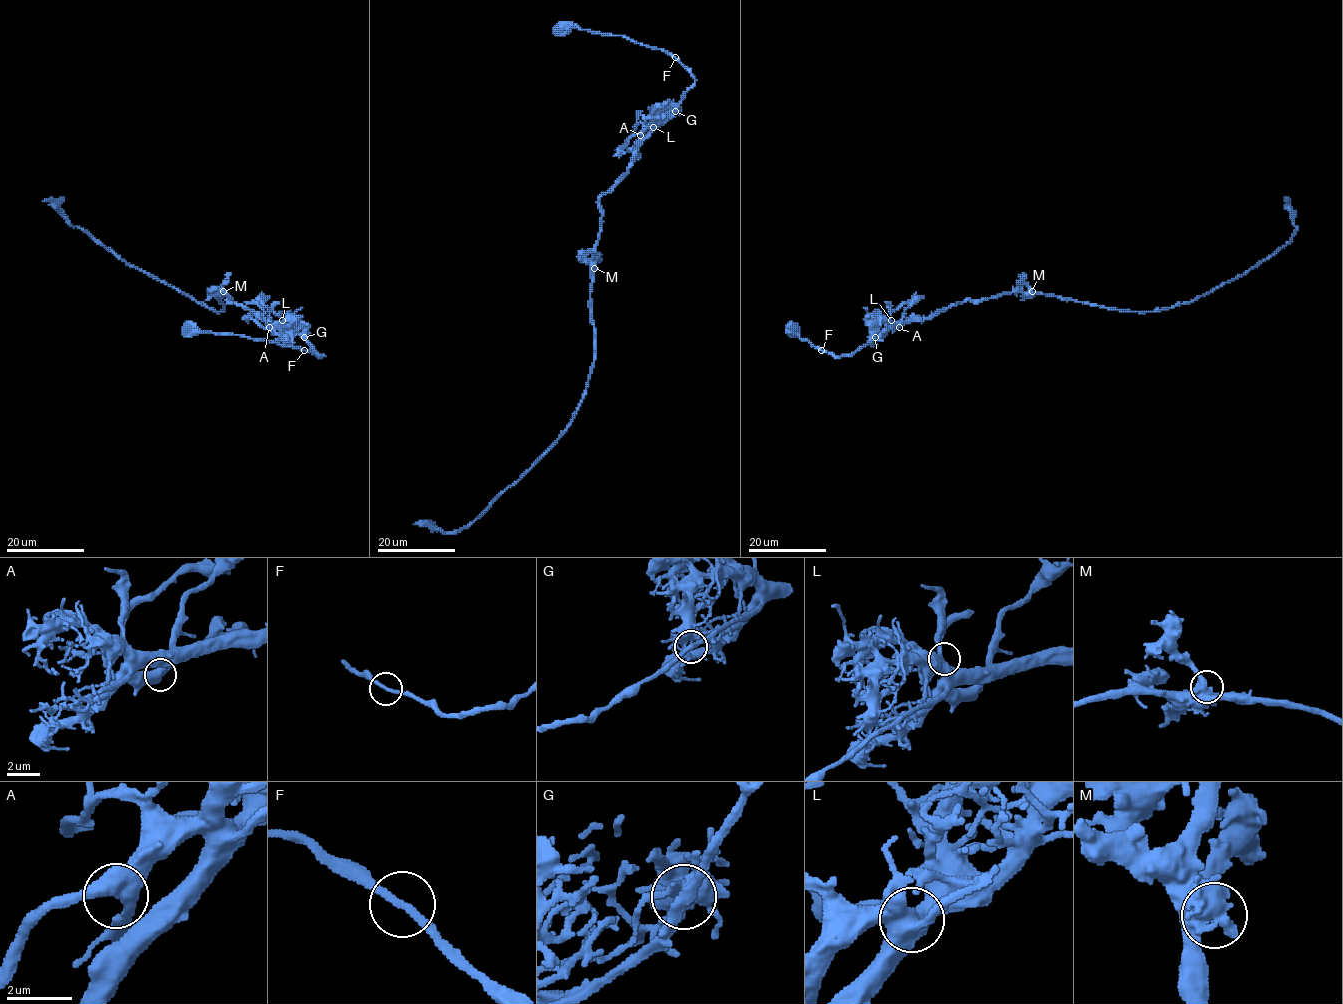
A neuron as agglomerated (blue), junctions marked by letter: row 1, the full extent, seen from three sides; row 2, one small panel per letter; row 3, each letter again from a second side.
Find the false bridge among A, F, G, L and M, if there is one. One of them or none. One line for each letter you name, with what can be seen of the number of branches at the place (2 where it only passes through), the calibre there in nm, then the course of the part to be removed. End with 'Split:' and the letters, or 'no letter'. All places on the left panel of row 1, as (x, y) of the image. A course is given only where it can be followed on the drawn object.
Split: no letter

